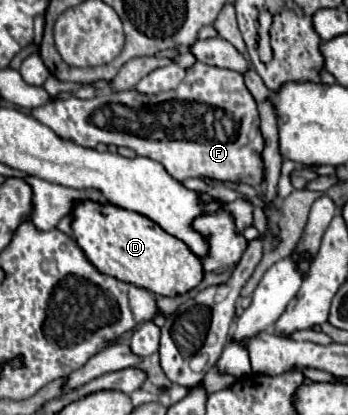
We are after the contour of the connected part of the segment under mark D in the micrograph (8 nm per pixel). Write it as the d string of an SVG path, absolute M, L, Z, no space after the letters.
M76 203L72 209L72 233L82 247L84 255L90 263L104 275L112 275L120 281L132 283L136 287L144 287L162 297L176 297L194 289L202 277L204 267L198 255L186 247L180 239L168 235L146 219L144 215L126 211L116 205L102 203Z

